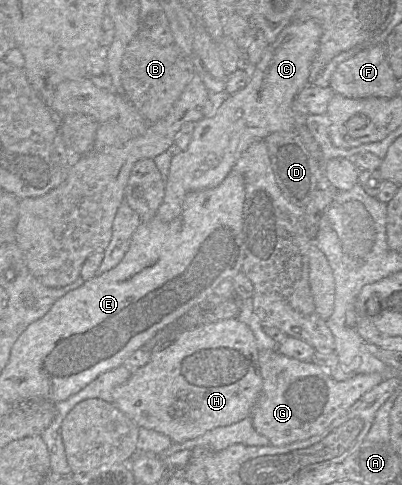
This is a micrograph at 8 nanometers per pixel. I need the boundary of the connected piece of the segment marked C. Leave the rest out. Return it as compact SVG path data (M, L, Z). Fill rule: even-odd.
M314 19L290 22L278 34L276 40L268 45L261 60L254 67L249 83L243 89L231 96L209 94L203 108L205 117L195 123L191 143L185 151L175 153L172 158L169 173L165 178L165 195L156 212L157 218L164 222L174 220L181 214L188 193L218 186L233 170L243 152L254 142L263 140L274 132L296 130L292 102L308 84L310 68L318 51L320 36L321 26Z

